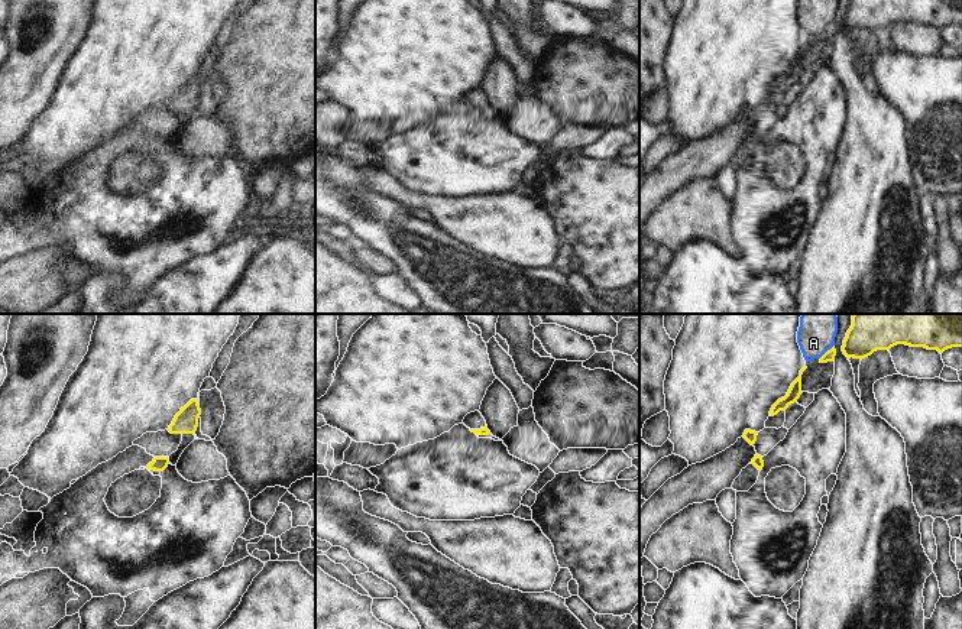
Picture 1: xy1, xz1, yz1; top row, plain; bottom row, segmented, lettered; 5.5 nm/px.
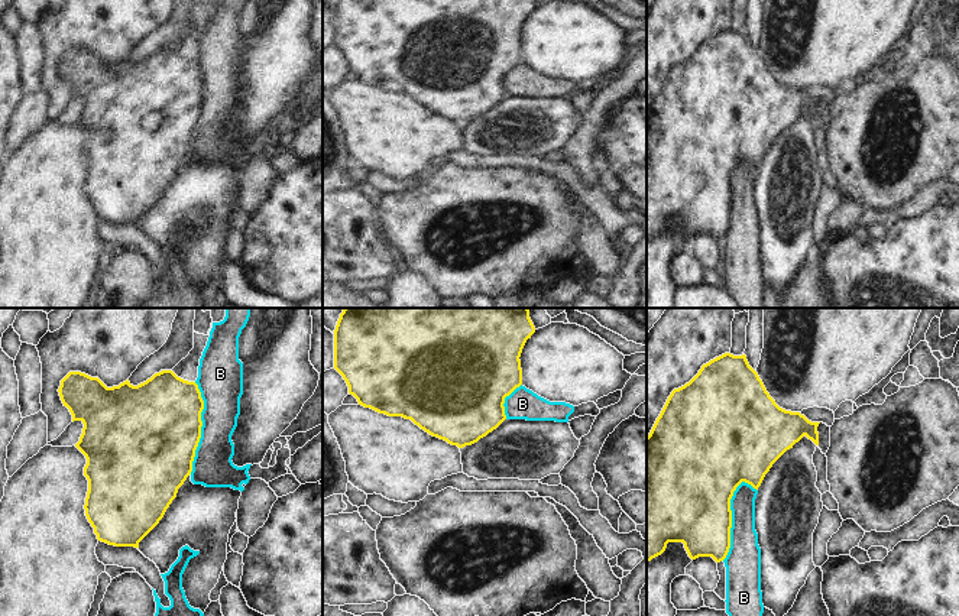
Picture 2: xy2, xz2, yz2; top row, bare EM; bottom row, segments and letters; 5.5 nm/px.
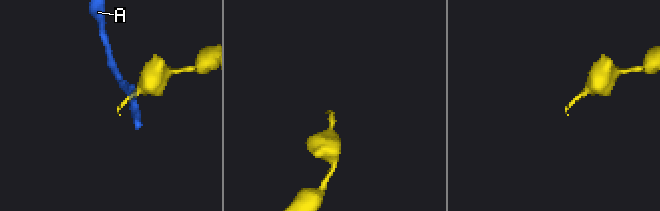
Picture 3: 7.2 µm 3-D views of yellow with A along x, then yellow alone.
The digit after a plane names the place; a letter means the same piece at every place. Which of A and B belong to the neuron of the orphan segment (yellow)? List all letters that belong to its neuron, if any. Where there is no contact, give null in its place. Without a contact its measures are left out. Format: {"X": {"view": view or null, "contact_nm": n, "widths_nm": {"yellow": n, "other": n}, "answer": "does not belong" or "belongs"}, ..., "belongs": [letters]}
{"A": {"view": "yz1", "contact_nm": 100, "widths_nm": {"yellow": 60, "other": 180}, "answer": "does not belong"}, "B": {"view": "yz2", "contact_nm": 460, "widths_nm": {"yellow": 440, "other": 200}, "answer": "does not belong"}, "belongs": []}

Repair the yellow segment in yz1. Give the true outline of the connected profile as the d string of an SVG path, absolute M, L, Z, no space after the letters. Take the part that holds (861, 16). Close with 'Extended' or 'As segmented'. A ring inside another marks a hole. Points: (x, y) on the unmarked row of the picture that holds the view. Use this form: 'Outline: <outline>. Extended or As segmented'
Outline: M852 0L842 27L848 35L862 36L877 26L890 26L897 20L939 29L962 23L962 0Z. As segmented

